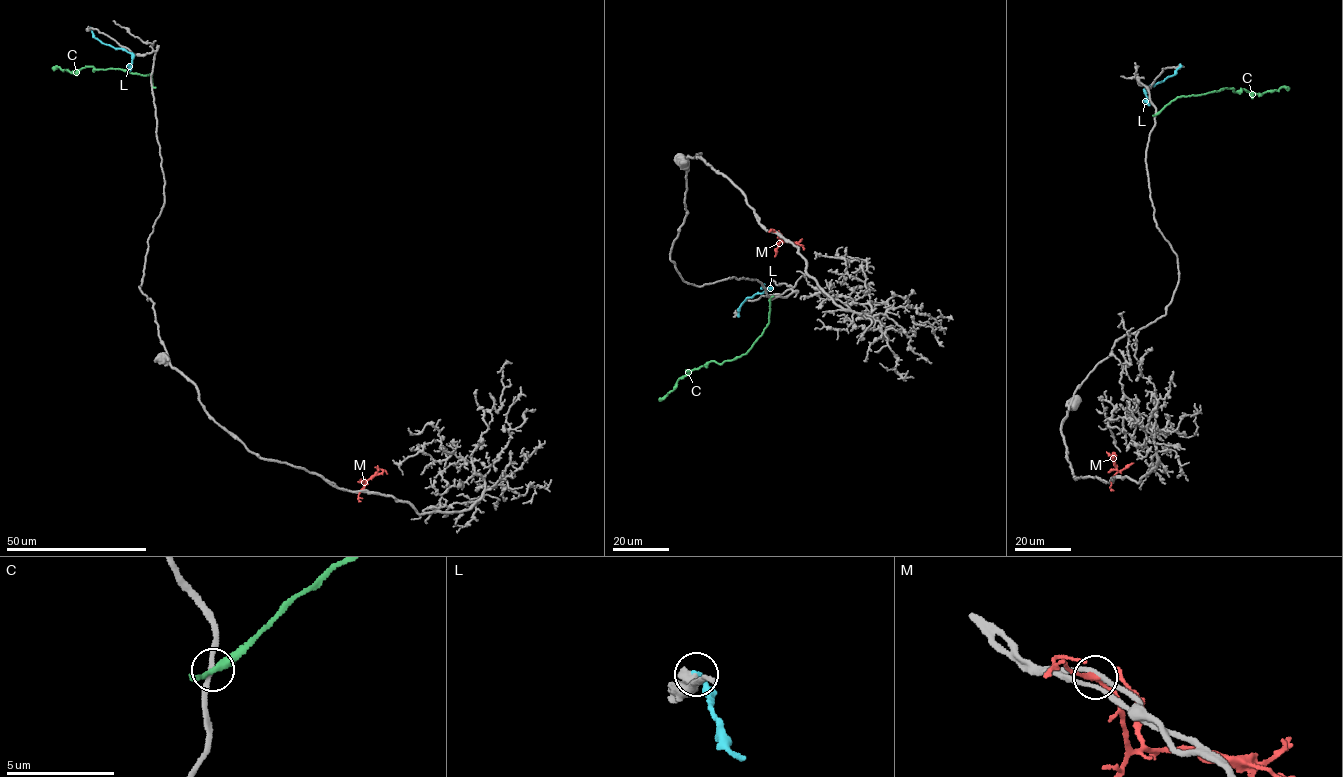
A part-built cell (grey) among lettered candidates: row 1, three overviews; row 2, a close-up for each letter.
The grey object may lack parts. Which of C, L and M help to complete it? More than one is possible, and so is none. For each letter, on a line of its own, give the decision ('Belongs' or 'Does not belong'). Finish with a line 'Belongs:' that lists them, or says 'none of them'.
C: Does not belong
L: Does not belong
M: Does not belong
Belongs: none of them

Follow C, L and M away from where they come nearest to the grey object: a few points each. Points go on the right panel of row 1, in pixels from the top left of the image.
C: (1156, 114), (1179, 97), (1225, 88), (1232, 88), (1234, 92), (1241, 88), (1261, 95), (1282, 87), (1289, 88)
L: (1180, 64), (1176, 73), (1145, 89), (1150, 105)
M: (1110, 480), (1117, 470), (1112, 458), (1114, 452)

